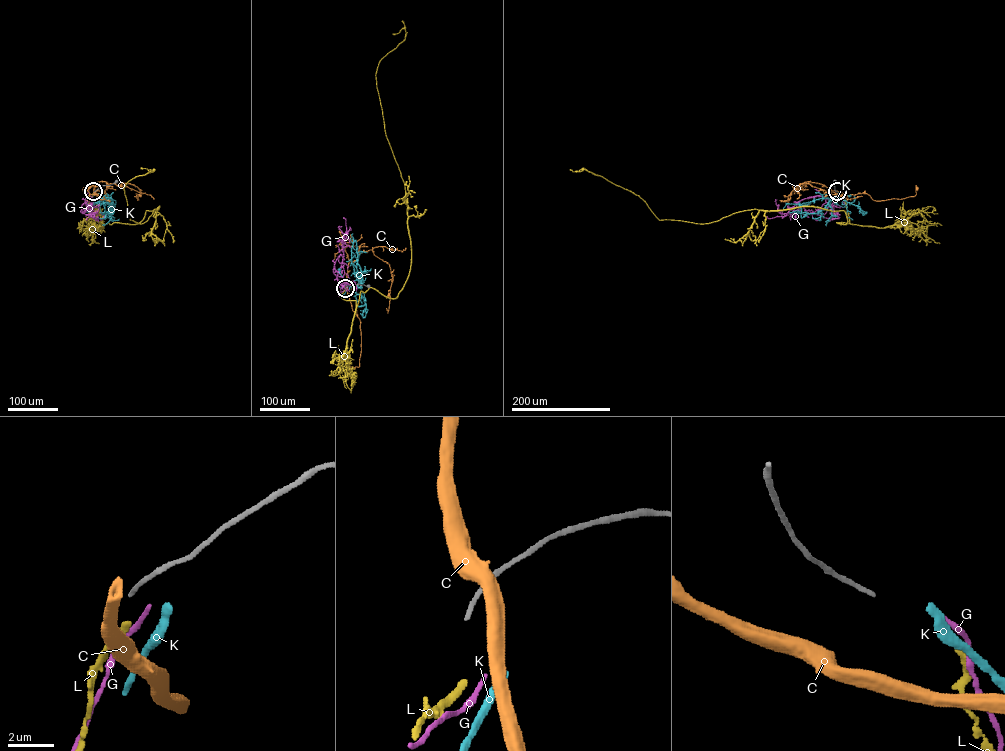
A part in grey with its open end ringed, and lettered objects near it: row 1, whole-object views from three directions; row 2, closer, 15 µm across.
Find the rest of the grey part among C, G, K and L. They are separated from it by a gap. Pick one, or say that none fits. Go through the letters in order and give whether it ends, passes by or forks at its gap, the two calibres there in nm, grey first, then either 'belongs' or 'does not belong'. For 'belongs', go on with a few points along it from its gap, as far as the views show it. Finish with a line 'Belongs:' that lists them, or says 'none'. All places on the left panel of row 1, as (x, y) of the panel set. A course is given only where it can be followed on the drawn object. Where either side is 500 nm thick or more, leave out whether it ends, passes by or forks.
C: it passes by | 180/480 nm | does not belong
G: it ends | 180/160 nm | does not belong
K: it ends | 180/360 nm | does not belong
L: it ends | 180/280 nm | does not belong
Belongs: none

